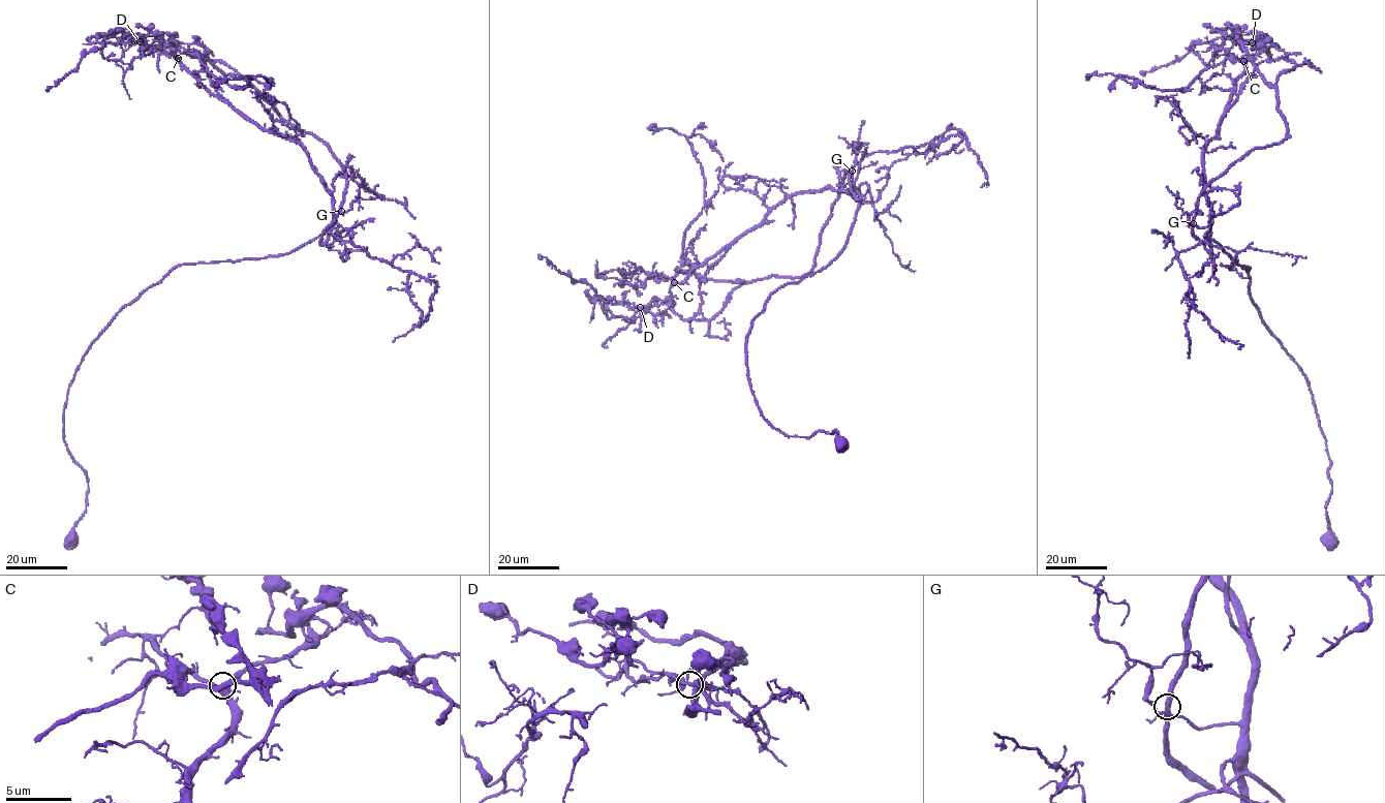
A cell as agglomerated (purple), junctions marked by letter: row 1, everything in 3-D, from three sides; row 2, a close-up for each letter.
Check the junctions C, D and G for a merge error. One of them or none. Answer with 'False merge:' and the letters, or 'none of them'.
False merge: none of them

